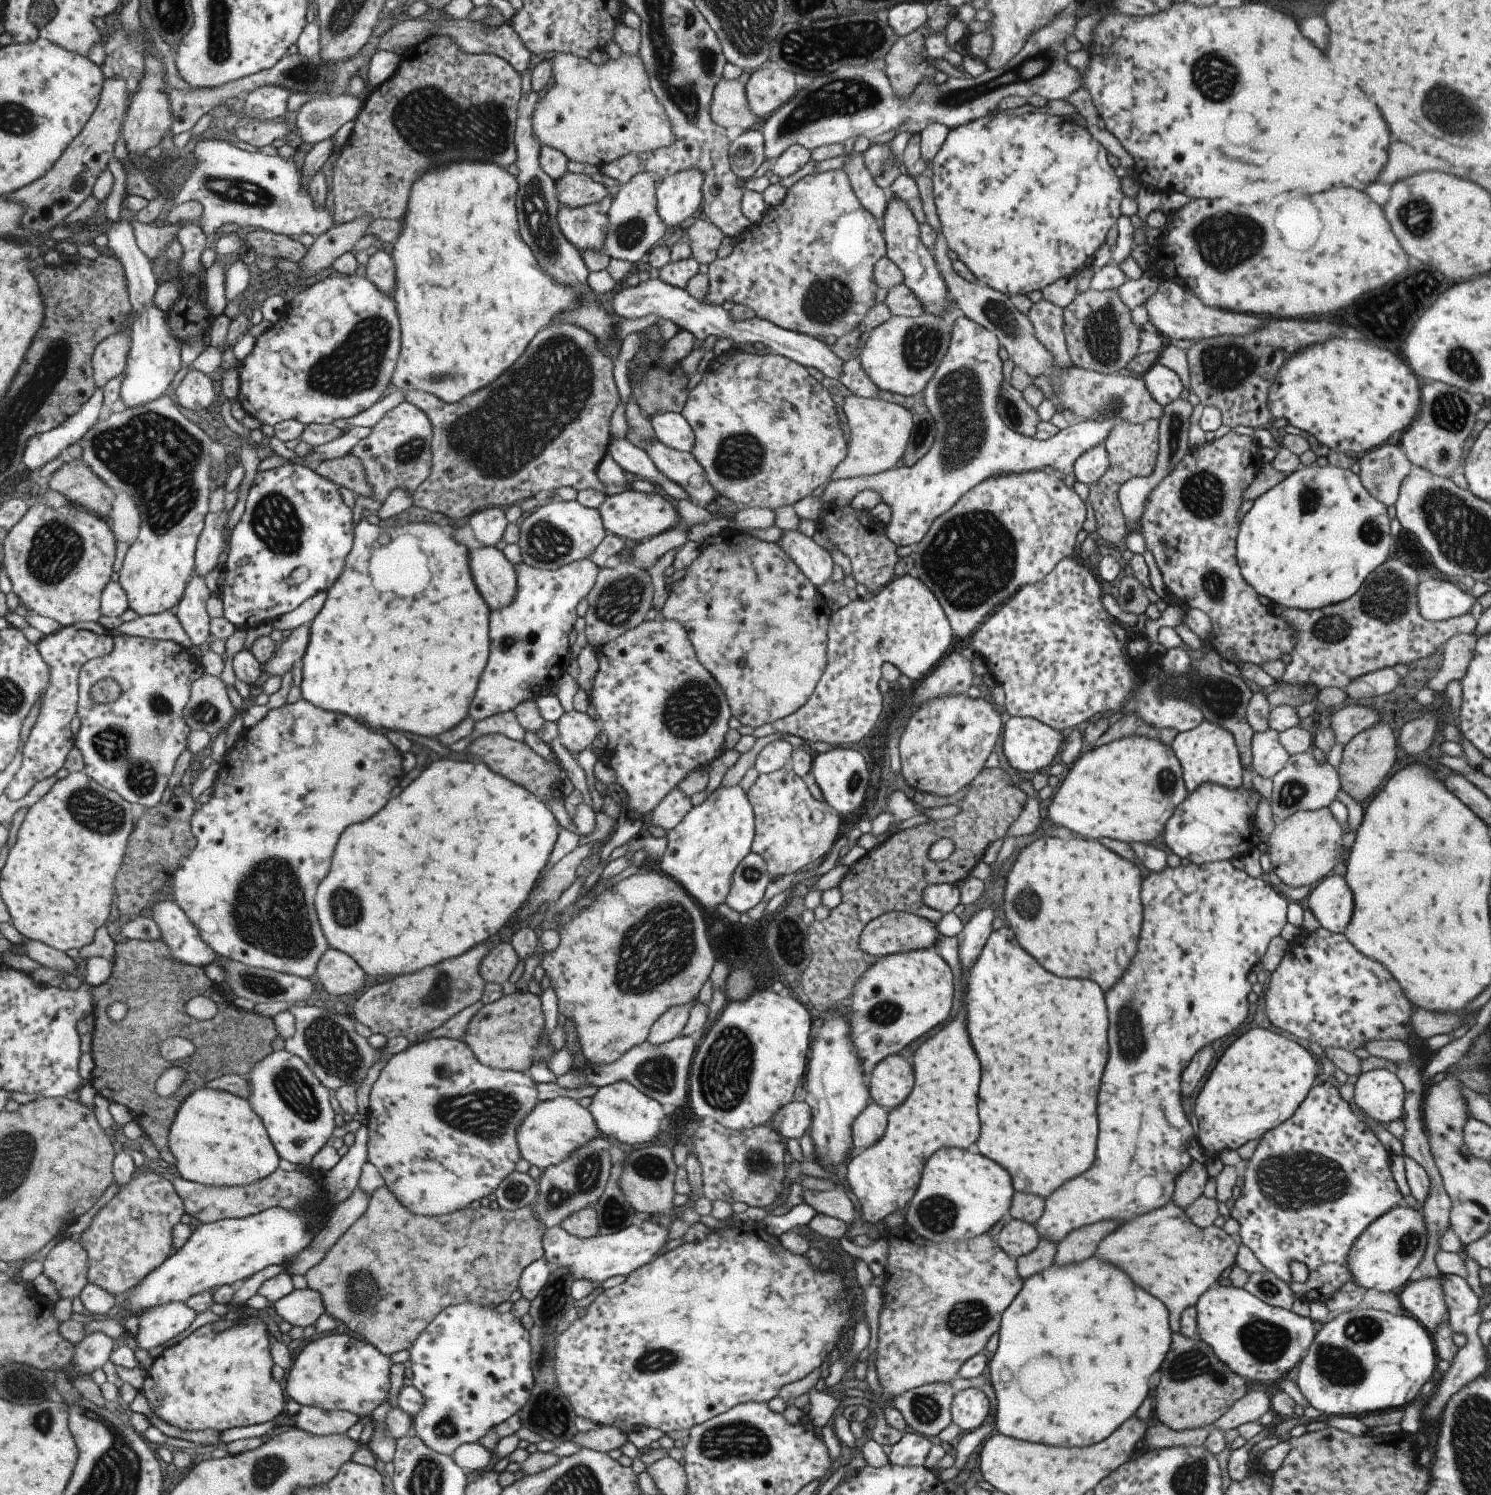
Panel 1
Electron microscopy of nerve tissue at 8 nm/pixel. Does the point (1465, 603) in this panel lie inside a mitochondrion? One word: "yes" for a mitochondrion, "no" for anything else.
no

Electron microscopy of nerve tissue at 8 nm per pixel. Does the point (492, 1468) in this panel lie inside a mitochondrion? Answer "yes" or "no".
no

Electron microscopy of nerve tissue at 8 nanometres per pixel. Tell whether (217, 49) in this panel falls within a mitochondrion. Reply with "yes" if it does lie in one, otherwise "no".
yes

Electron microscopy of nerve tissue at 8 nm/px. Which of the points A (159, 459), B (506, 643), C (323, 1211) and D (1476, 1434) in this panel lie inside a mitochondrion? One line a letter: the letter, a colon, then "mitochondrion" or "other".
A: mitochondrion
B: mitochondrion
C: other
D: mitochondrion

